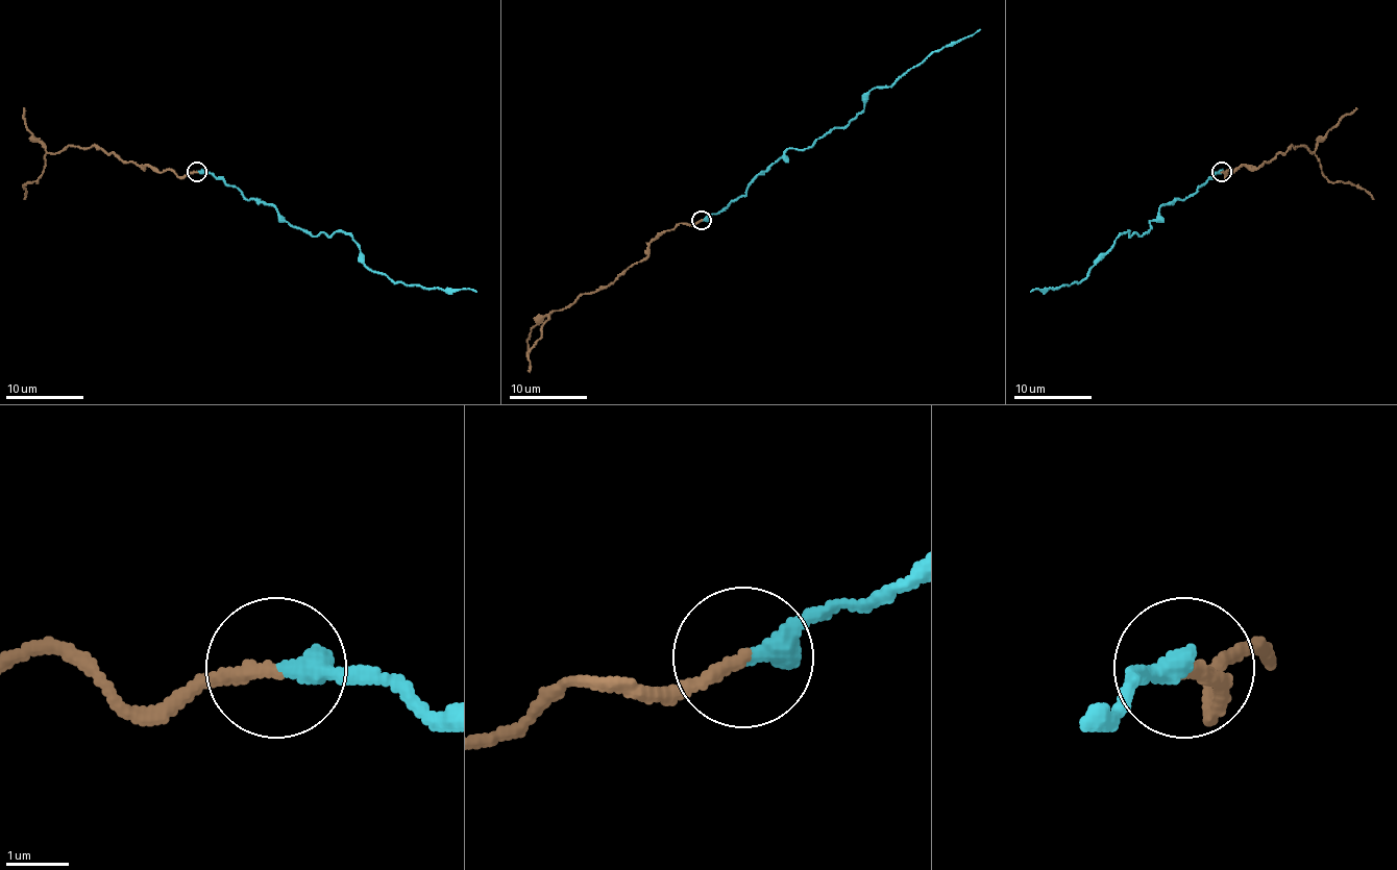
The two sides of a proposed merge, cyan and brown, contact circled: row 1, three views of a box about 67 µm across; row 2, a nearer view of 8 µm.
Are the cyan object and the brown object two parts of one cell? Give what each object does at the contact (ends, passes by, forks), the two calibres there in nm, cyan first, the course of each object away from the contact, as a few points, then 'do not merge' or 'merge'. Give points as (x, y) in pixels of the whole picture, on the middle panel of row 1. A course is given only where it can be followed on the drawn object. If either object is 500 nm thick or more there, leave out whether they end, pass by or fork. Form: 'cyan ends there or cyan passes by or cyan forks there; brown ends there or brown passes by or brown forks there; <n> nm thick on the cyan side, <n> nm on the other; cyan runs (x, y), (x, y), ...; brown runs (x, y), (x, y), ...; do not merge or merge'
cyan ends there; brown ends there; 380 nm thick on the cyan side, 200 nm on the other; cyan runs (702, 221), (742, 197), (788, 149), (808, 149), (844, 127), (874, 86), (889, 86), (981, 28); brown runs (702, 221), (678, 222), (659, 232), (650, 242), (647, 255), (607, 287), (581, 294), (548, 316), (527, 370); do not merge

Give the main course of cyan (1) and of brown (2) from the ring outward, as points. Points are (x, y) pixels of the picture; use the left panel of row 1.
1: (197, 172), (269, 203), (285, 222), (316, 235), (346, 232), (361, 259), (395, 282), (476, 292)
2: (197, 172), (154, 172), (122, 163), (102, 149), (66, 147), (44, 156), (44, 172), (28, 181), (23, 199)

